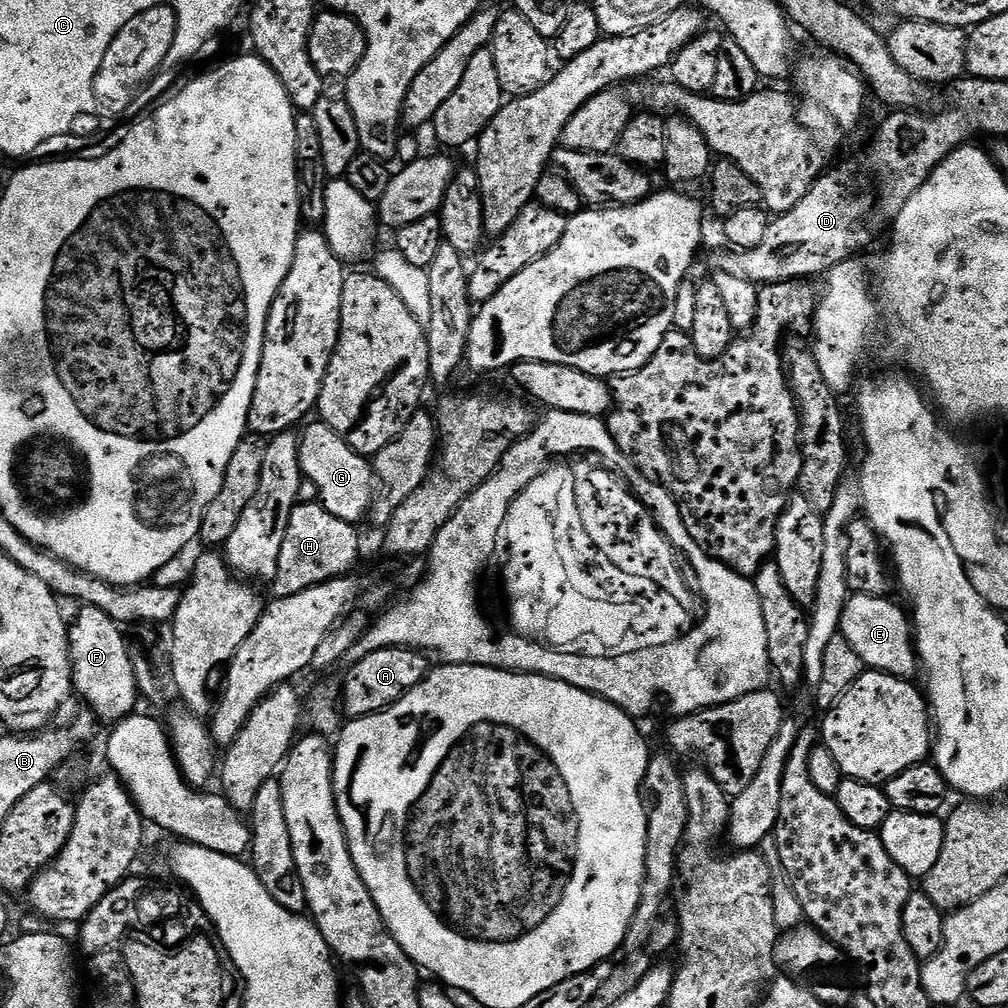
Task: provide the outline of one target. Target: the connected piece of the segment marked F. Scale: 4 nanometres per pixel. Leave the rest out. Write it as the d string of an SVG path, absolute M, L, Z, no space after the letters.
M81 607L76 621L68 624L68 649L72 655L72 683L77 697L84 696L87 707L99 721L115 725L137 711L136 700L141 699L140 690L136 685L134 665L129 652L130 644L124 641L125 629L117 624L114 618L99 608Z

